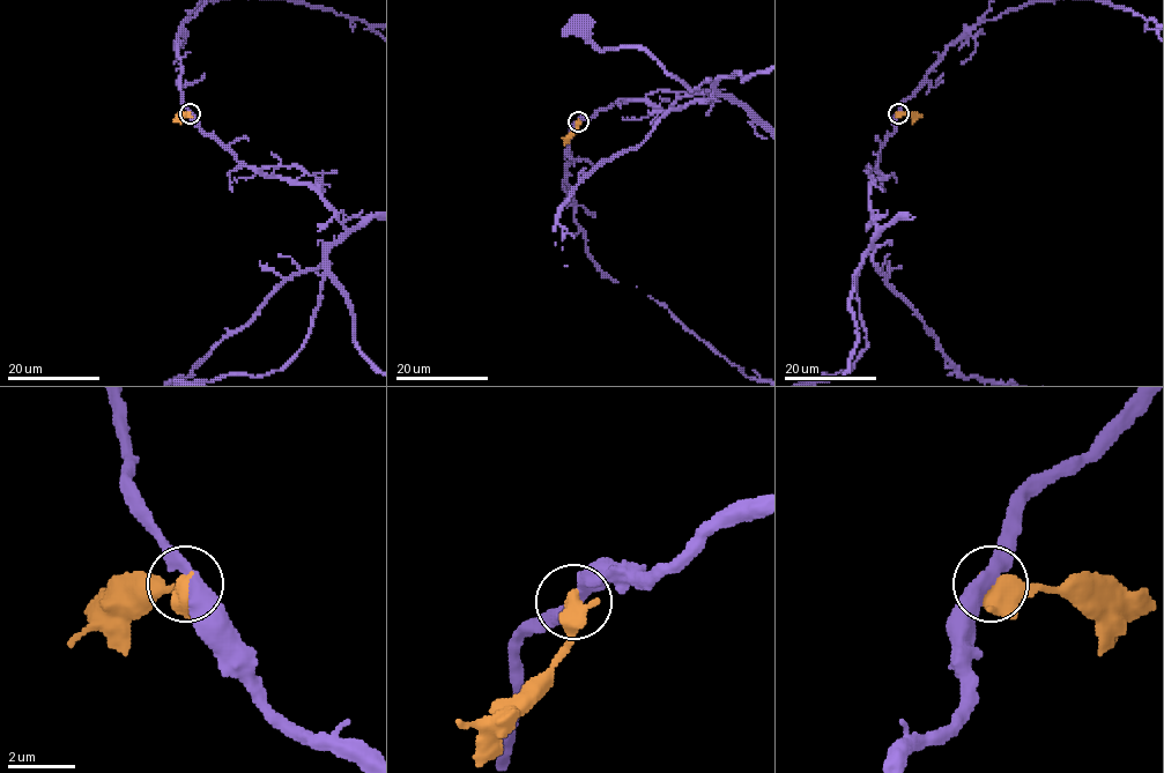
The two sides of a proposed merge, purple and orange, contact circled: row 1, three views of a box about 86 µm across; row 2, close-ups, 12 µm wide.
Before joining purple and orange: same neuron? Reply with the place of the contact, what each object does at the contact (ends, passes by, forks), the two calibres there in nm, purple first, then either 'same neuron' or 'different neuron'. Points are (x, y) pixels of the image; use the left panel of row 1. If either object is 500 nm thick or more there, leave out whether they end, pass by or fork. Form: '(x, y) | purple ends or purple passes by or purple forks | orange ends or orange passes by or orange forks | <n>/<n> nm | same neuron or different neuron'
(190, 113) | 400/500 nm | different neuron

